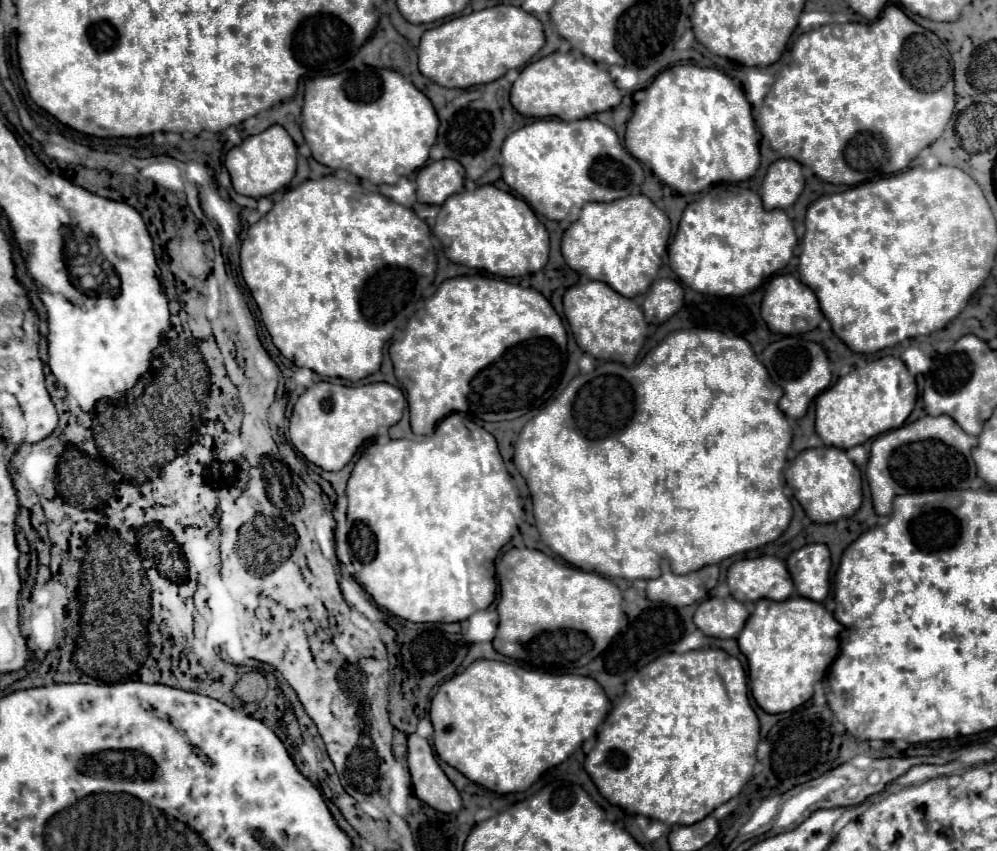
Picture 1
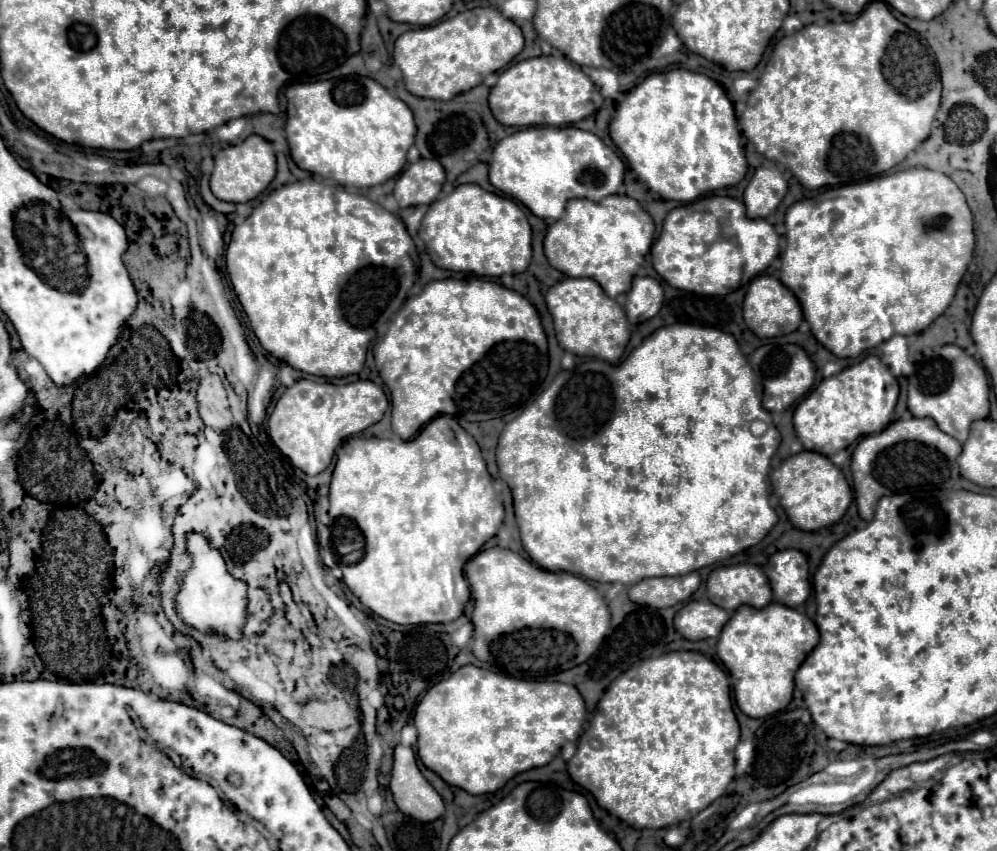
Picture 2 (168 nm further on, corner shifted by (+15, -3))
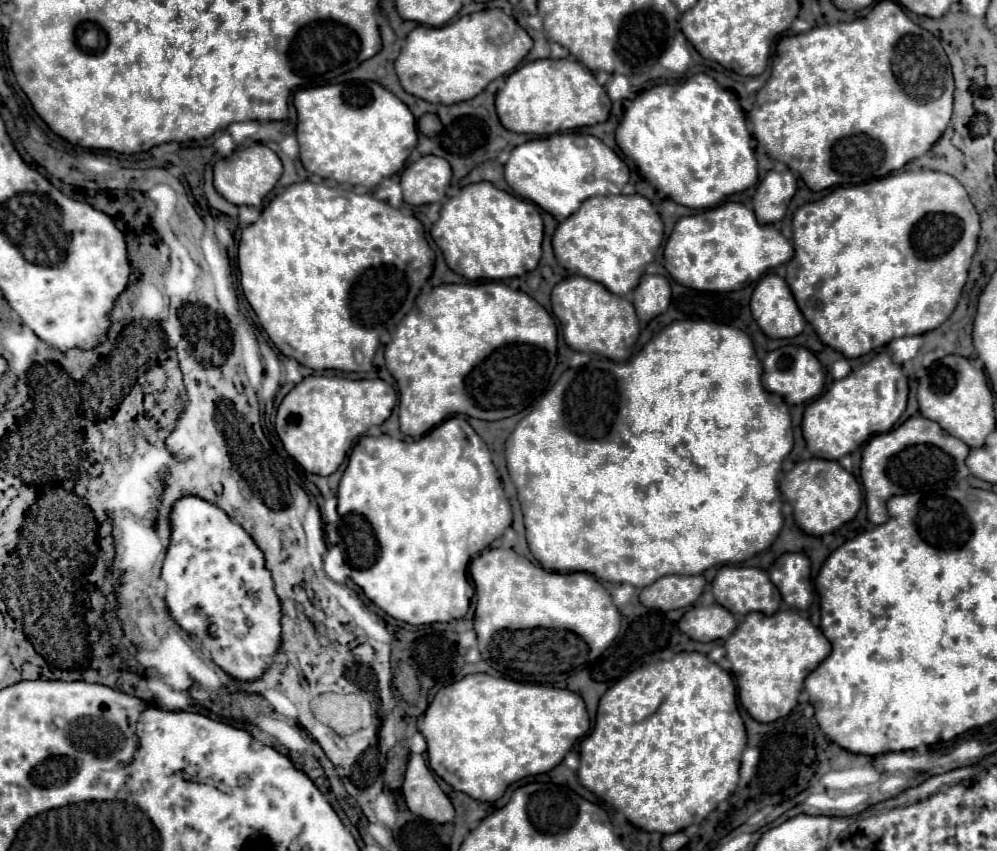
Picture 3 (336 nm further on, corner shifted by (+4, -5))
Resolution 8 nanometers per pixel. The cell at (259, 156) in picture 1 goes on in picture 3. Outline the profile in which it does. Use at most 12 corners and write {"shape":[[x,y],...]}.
{"shape":[[267,145],[215,163],[215,189],[233,205],[259,207],[283,173]]}

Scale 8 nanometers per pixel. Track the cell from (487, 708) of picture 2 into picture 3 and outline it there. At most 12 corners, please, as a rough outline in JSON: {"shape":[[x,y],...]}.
{"shape":[[473,673],[435,695],[429,765],[473,799],[559,765],[579,693]]}

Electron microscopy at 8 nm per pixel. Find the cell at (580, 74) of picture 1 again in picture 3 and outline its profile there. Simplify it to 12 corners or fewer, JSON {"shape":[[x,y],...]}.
{"shape":[[573,59],[513,71],[505,129],[551,135],[603,123],[611,99]]}

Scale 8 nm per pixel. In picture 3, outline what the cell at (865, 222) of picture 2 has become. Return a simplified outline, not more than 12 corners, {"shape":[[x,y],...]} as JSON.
{"shape":[[955,177],[837,186],[785,279],[853,359],[945,323],[979,215]]}

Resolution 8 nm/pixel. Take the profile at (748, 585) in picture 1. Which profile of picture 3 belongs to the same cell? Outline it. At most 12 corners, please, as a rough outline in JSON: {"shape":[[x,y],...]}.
{"shape":[[721,567],[713,595],[733,615],[779,609],[781,595],[757,567]]}

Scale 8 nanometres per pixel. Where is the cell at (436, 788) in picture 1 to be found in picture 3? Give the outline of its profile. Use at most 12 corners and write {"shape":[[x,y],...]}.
{"shape":[[411,755],[403,795],[409,811],[449,823],[455,809],[421,755]]}

